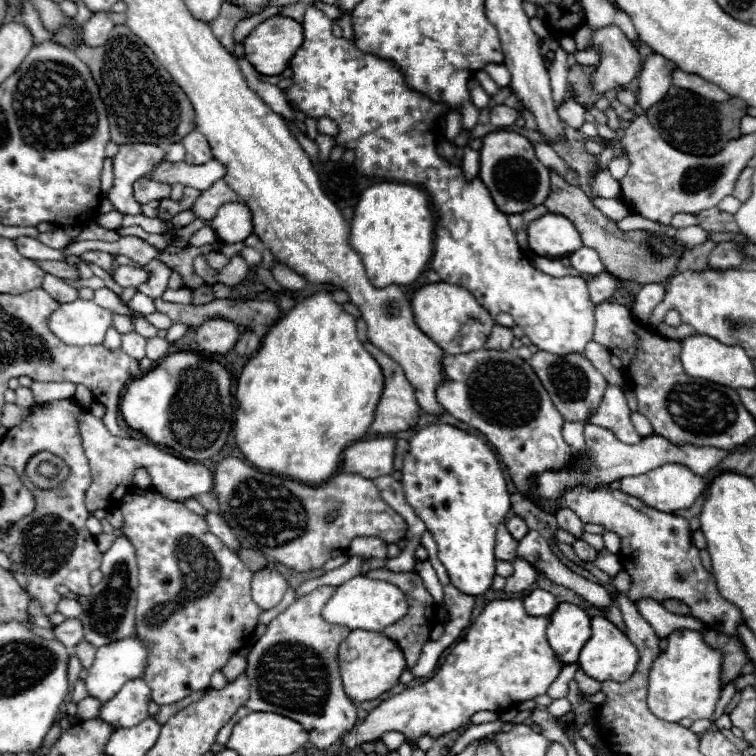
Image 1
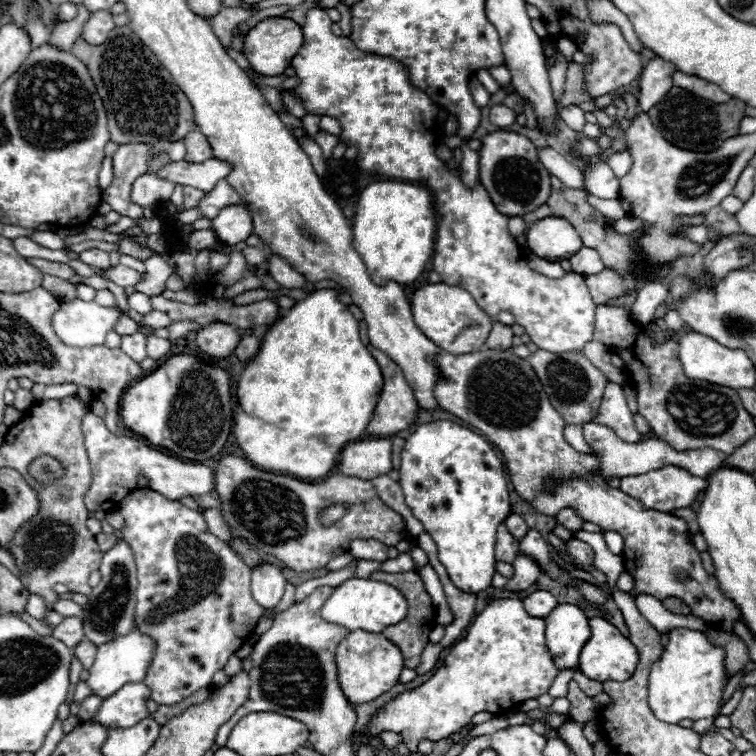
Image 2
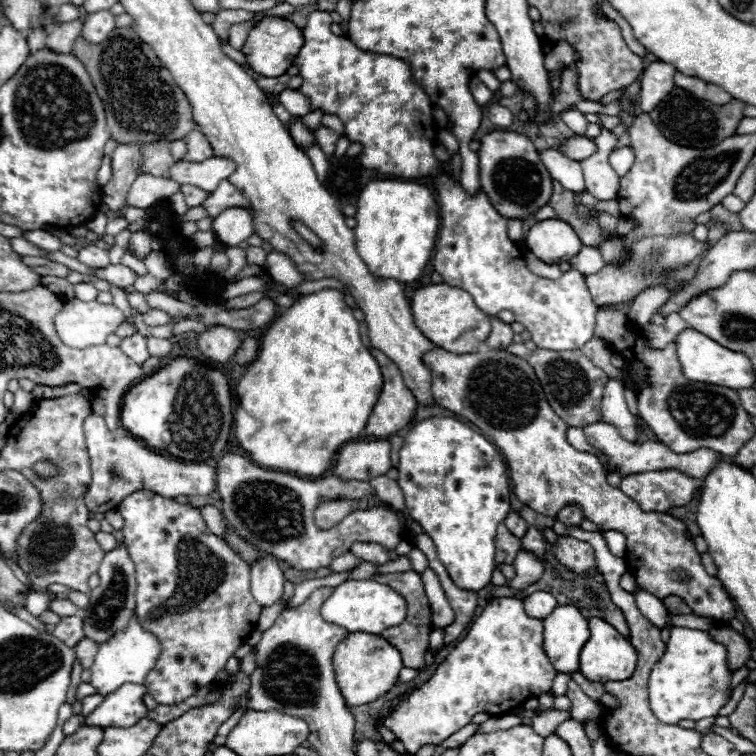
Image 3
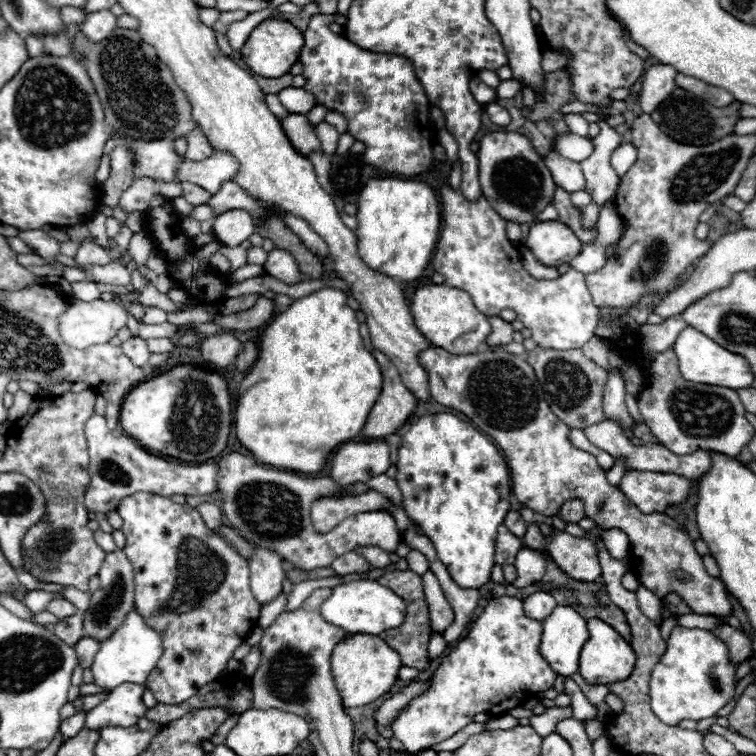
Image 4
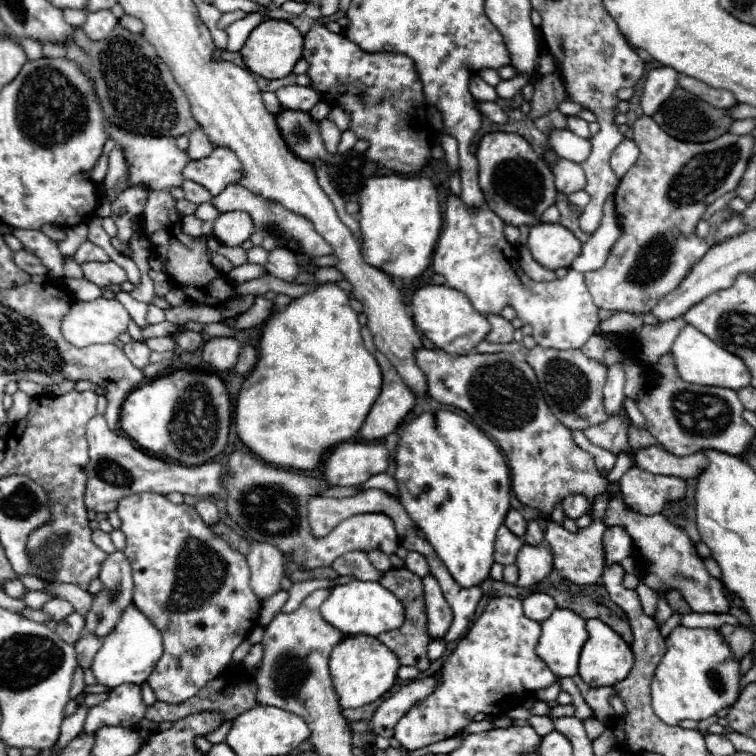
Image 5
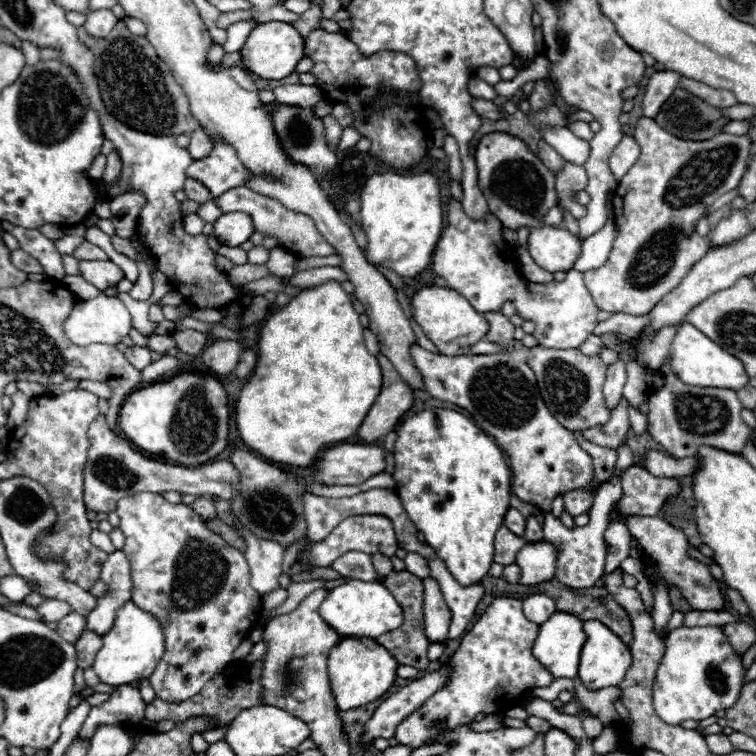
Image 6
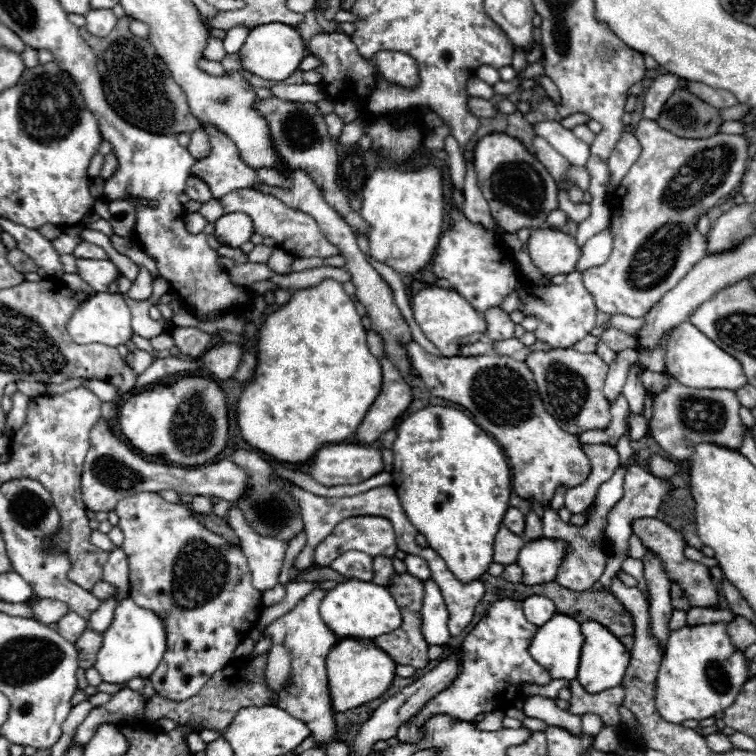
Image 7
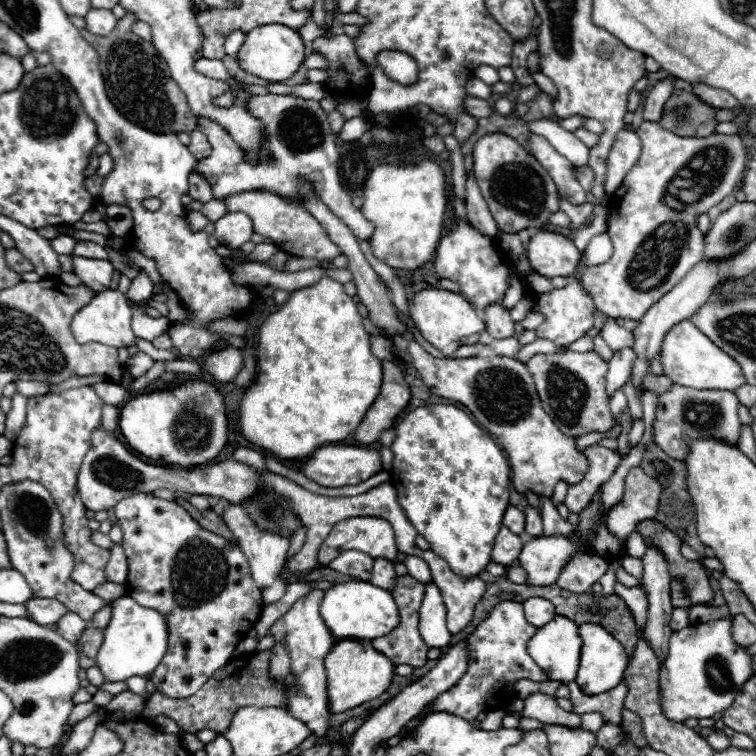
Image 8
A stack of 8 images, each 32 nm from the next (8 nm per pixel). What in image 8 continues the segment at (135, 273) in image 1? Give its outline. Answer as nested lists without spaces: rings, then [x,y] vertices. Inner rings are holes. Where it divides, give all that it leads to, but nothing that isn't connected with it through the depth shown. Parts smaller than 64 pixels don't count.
[[[72,256],[74,262],[74,274],[92,290],[108,290],[110,280],[114,274],[114,266],[108,260],[94,260],[94,258],[82,258],[82,256]]]

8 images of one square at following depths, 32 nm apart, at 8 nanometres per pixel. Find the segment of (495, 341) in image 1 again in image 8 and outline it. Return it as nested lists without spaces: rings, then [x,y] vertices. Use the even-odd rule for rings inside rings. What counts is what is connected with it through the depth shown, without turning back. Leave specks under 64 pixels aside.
[[[490,304],[484,310],[484,318],[486,318],[486,330],[494,338],[514,336],[514,320],[512,320],[510,312],[502,304]]]

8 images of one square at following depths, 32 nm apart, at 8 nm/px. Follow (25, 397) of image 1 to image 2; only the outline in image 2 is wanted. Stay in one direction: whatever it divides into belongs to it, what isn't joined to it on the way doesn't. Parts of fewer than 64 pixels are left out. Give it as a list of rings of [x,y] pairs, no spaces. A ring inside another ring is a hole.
[[[18,388],[16,390],[16,400],[14,400],[14,406],[18,410],[28,410],[30,406],[34,404],[34,396],[30,390],[24,390],[24,388]]]

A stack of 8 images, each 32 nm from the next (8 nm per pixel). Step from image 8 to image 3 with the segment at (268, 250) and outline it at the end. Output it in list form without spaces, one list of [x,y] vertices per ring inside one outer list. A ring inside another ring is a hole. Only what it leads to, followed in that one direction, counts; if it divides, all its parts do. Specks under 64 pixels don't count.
[[[250,246],[250,248],[246,248],[246,260],[248,260],[248,264],[264,266],[264,262],[266,262],[266,252],[264,252],[262,248],[258,248],[258,246]]]

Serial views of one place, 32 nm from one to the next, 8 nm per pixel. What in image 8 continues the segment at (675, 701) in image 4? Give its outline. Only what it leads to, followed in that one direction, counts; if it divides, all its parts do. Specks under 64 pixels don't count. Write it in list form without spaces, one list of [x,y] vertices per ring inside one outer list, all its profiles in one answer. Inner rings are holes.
[[[734,616],[710,620],[670,636],[668,658],[660,668],[662,708],[666,718],[674,722],[684,722],[686,718],[712,718],[734,702],[742,684],[752,676],[752,656],[732,640],[732,622]]]

